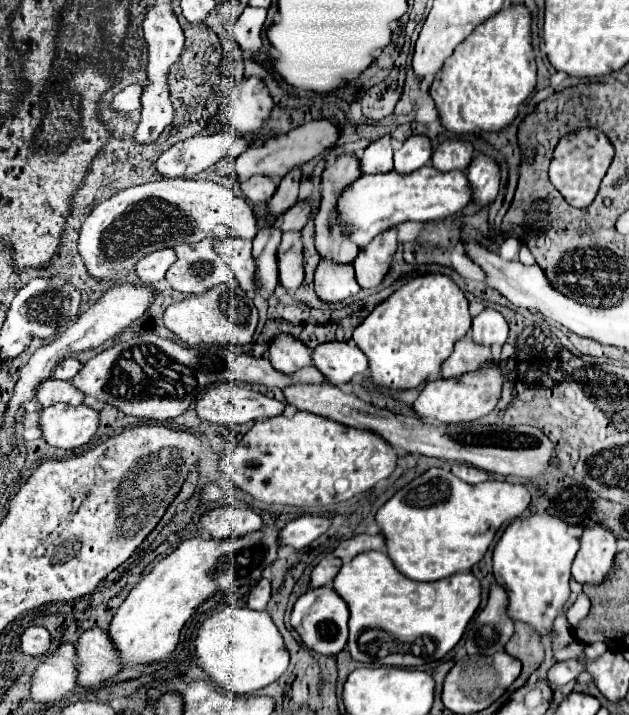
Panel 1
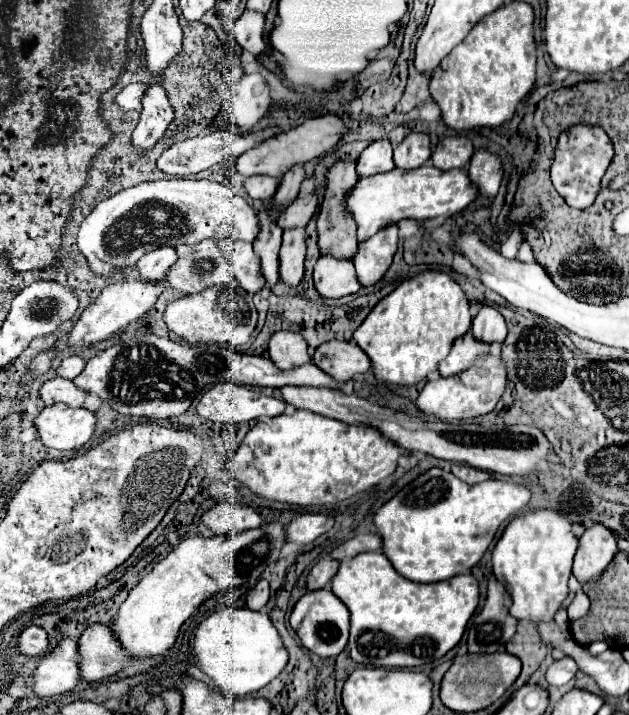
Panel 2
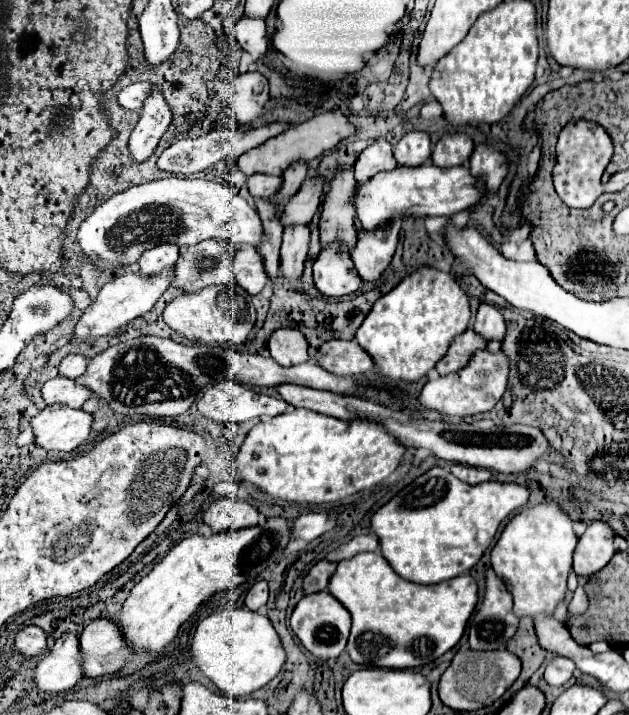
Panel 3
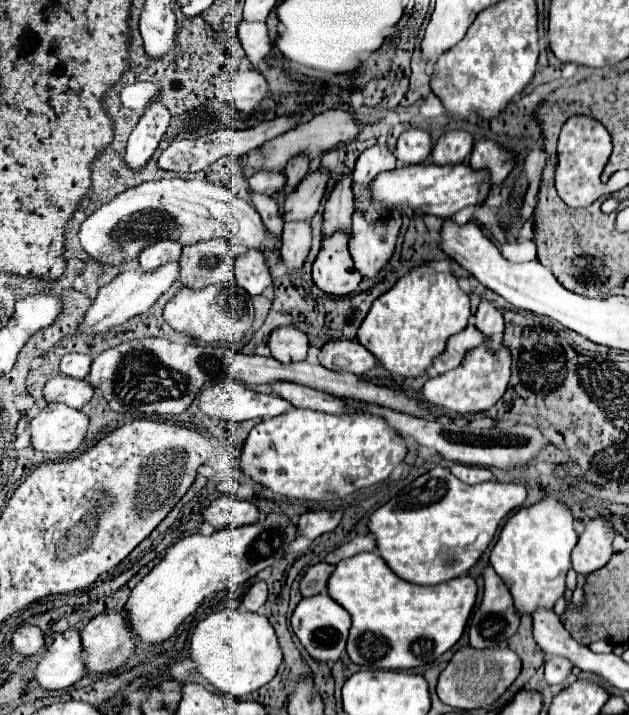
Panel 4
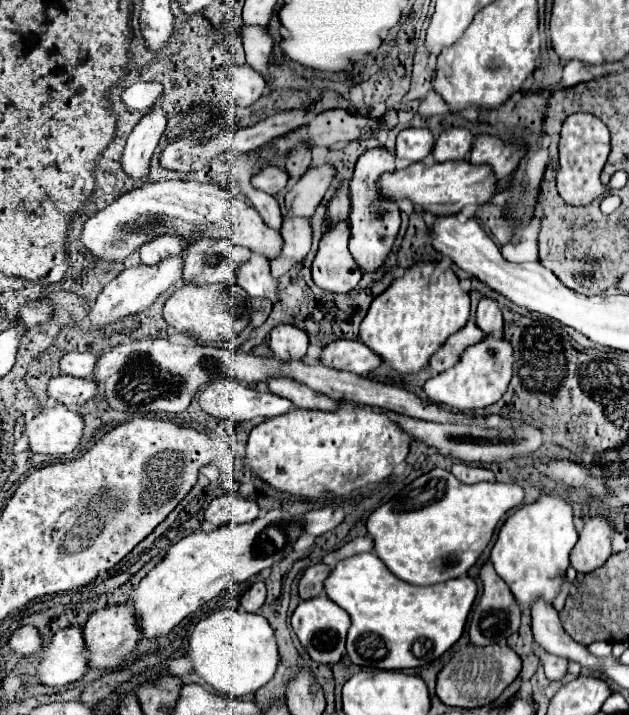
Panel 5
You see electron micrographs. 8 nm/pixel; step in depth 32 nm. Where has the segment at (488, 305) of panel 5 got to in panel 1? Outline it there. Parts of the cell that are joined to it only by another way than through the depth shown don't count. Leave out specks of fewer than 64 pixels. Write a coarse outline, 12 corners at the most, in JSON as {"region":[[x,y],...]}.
{"region":[[496,310],[472,320],[472,342],[502,346],[508,322]]}

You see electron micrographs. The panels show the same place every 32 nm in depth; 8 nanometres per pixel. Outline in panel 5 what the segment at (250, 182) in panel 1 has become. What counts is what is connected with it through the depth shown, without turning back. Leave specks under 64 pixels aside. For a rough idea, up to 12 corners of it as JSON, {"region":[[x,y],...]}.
{"region":[[262,168],[252,188],[278,194],[286,188],[284,168]]}

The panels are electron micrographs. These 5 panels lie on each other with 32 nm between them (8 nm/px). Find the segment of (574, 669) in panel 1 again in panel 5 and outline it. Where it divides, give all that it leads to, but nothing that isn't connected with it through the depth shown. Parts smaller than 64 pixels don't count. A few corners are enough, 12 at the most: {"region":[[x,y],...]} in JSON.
{"region":[[536,646],[536,654],[550,682],[568,674],[568,660]]}

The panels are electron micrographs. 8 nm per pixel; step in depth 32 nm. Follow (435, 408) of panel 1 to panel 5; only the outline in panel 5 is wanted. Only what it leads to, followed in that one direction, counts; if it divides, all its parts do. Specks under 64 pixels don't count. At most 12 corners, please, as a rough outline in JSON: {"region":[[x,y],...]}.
{"region":[[486,336],[424,392],[450,412],[498,402],[512,376],[512,346]]}

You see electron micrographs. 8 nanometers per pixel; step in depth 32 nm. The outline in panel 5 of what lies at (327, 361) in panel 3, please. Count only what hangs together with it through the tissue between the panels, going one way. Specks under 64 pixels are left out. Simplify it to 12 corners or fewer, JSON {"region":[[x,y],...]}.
{"region":[[336,340],[320,362],[334,370],[368,374],[380,356],[360,340]]}

